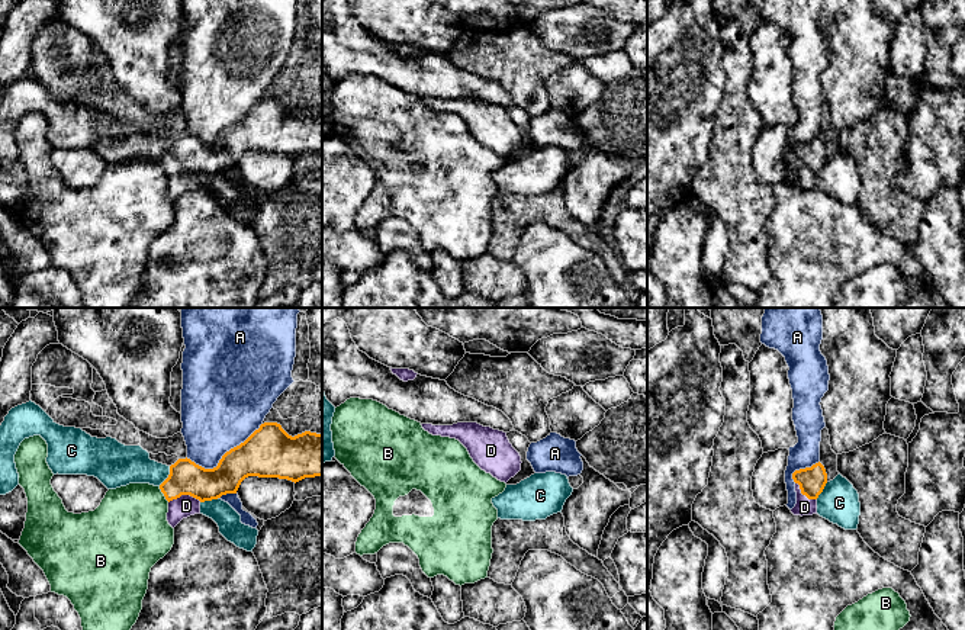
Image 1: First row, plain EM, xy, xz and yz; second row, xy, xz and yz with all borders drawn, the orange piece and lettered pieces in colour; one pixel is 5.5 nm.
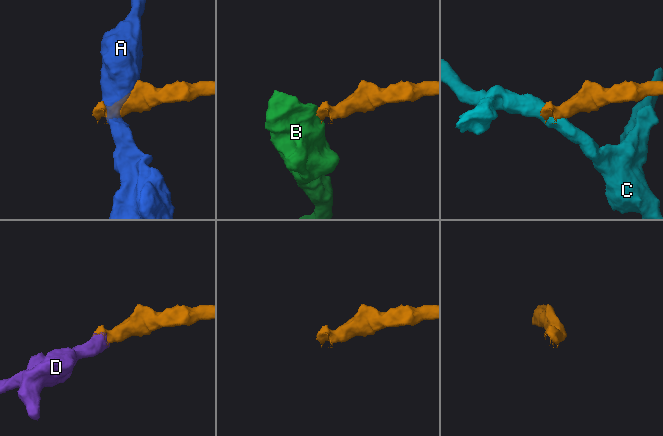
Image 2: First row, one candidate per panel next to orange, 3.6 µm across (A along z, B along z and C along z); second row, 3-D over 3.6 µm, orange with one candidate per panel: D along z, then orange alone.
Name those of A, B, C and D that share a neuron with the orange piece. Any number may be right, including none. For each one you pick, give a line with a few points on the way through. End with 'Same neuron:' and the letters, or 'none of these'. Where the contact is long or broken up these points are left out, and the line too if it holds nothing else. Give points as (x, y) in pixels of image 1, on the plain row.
D: runs through xy (186, 153), (185, 169), (186, 180)
Same neuron: D

